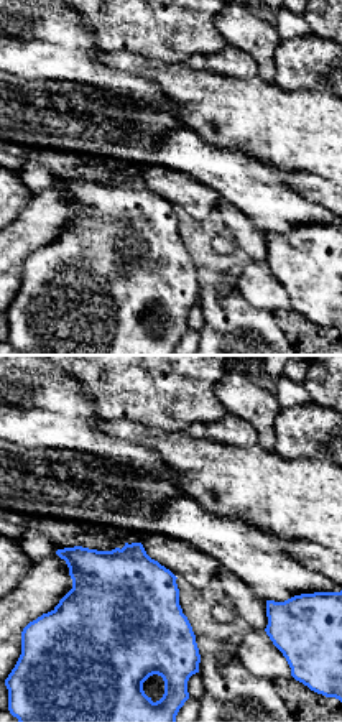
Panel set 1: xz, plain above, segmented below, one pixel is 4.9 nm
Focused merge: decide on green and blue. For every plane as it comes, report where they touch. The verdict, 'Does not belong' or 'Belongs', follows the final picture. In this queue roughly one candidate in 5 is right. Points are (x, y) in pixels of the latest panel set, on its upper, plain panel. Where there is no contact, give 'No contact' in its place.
No contact

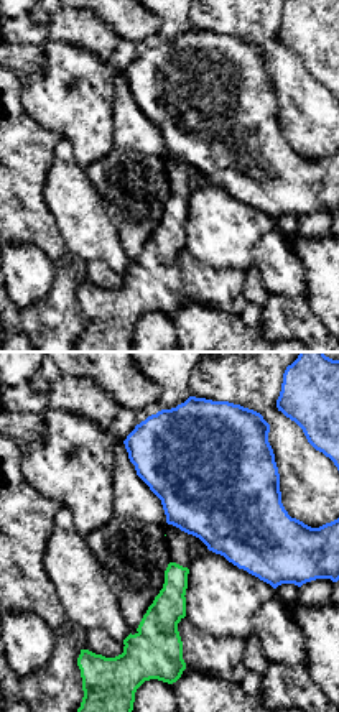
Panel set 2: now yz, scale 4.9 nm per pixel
No contact

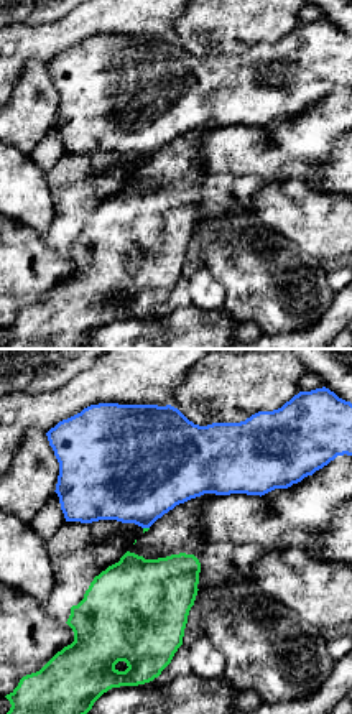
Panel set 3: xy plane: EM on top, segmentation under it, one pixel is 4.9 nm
Touches green at (147, 160)

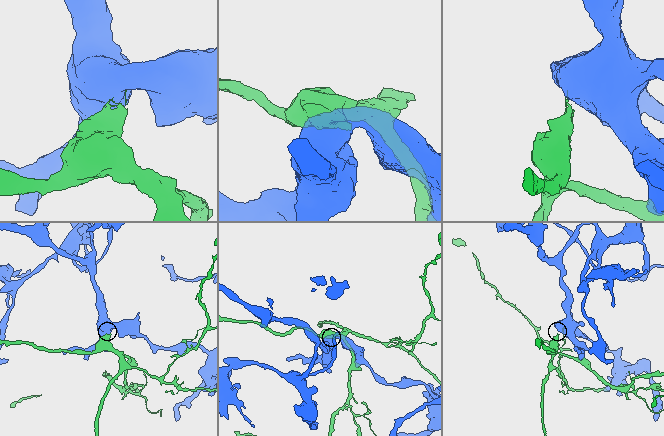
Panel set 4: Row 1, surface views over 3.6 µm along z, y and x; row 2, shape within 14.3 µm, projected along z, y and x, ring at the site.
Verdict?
Does not belong

